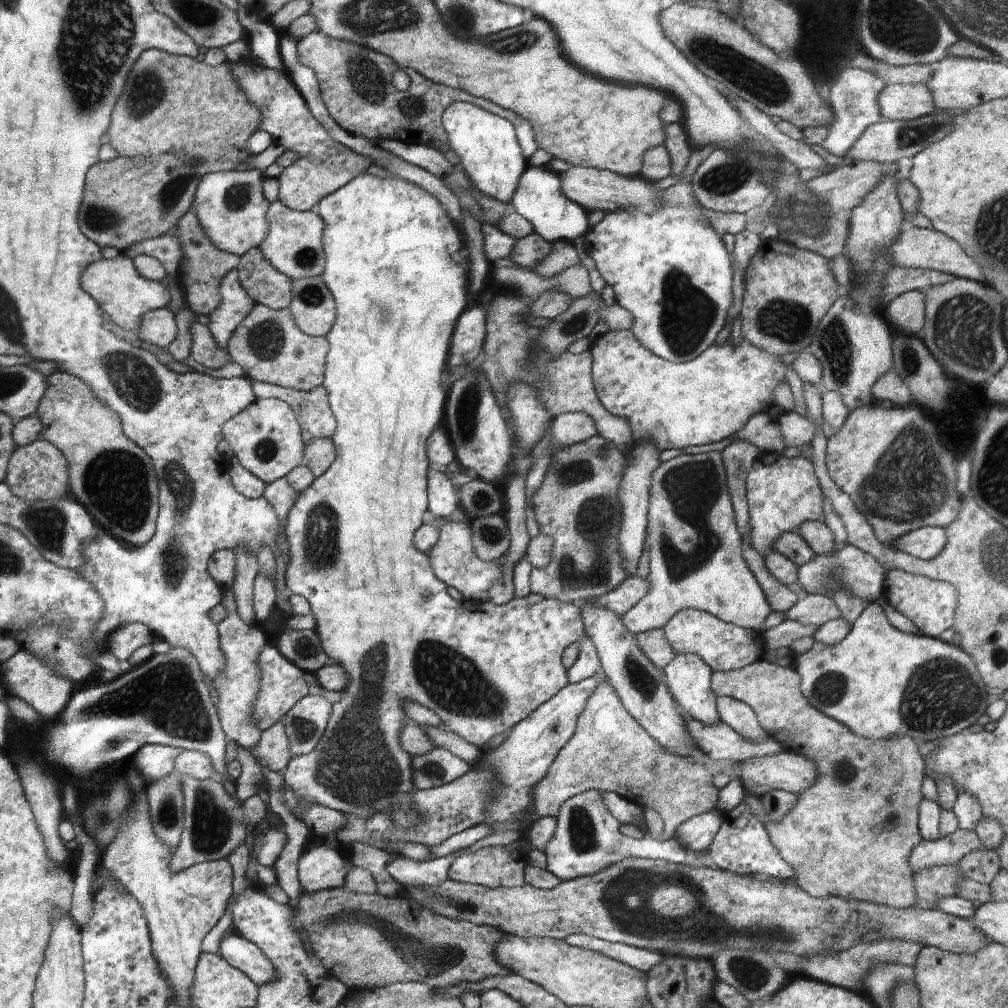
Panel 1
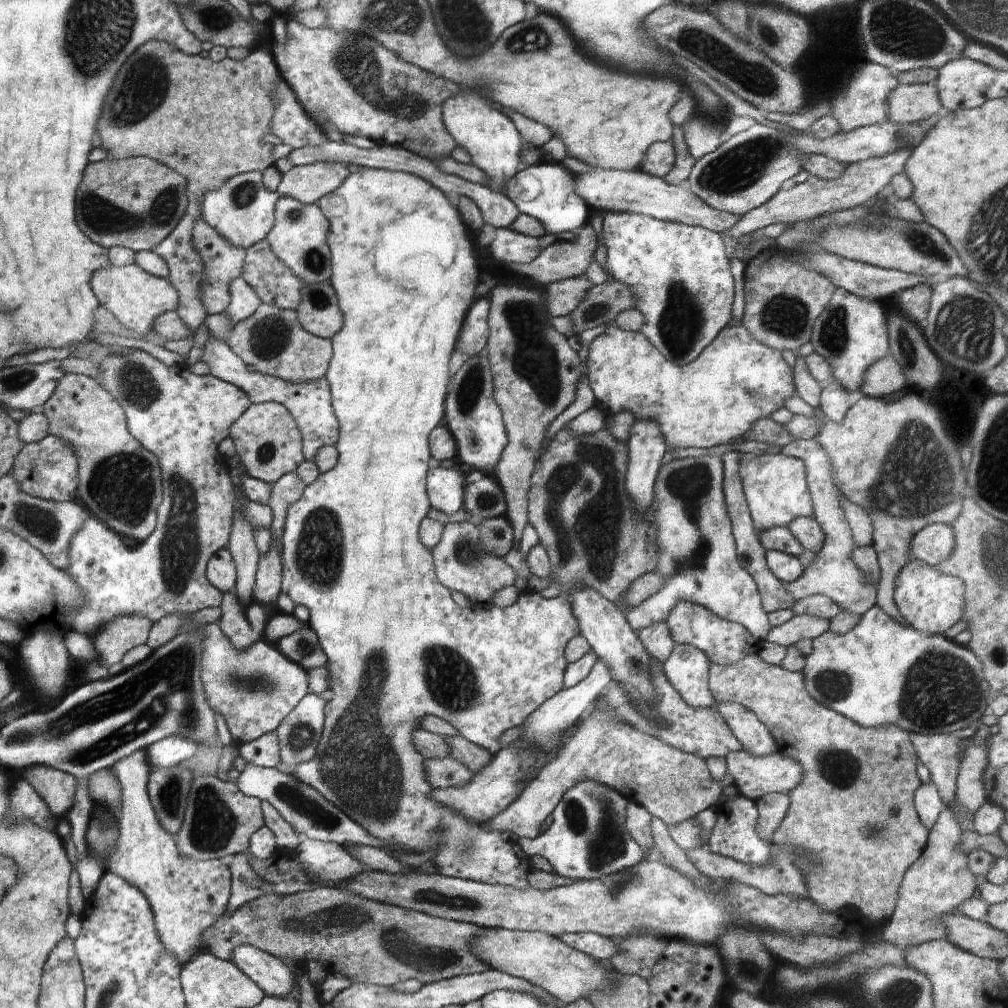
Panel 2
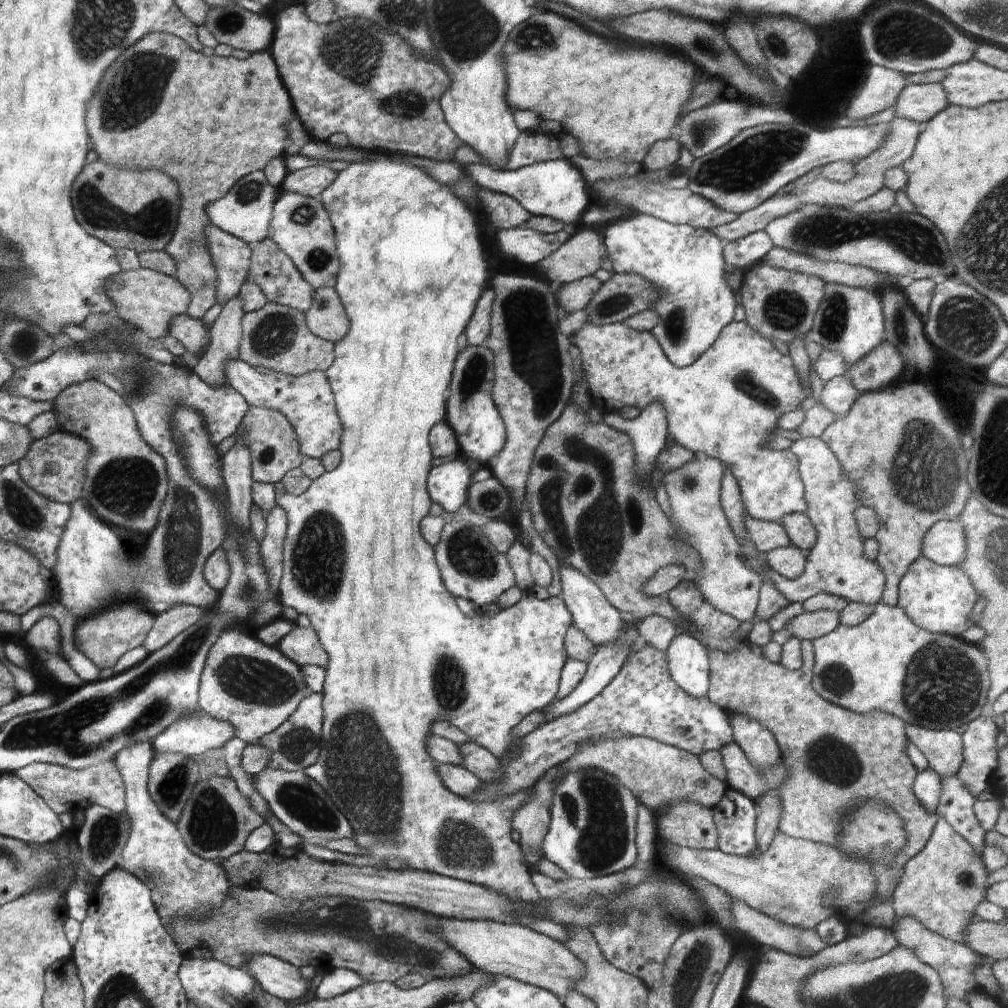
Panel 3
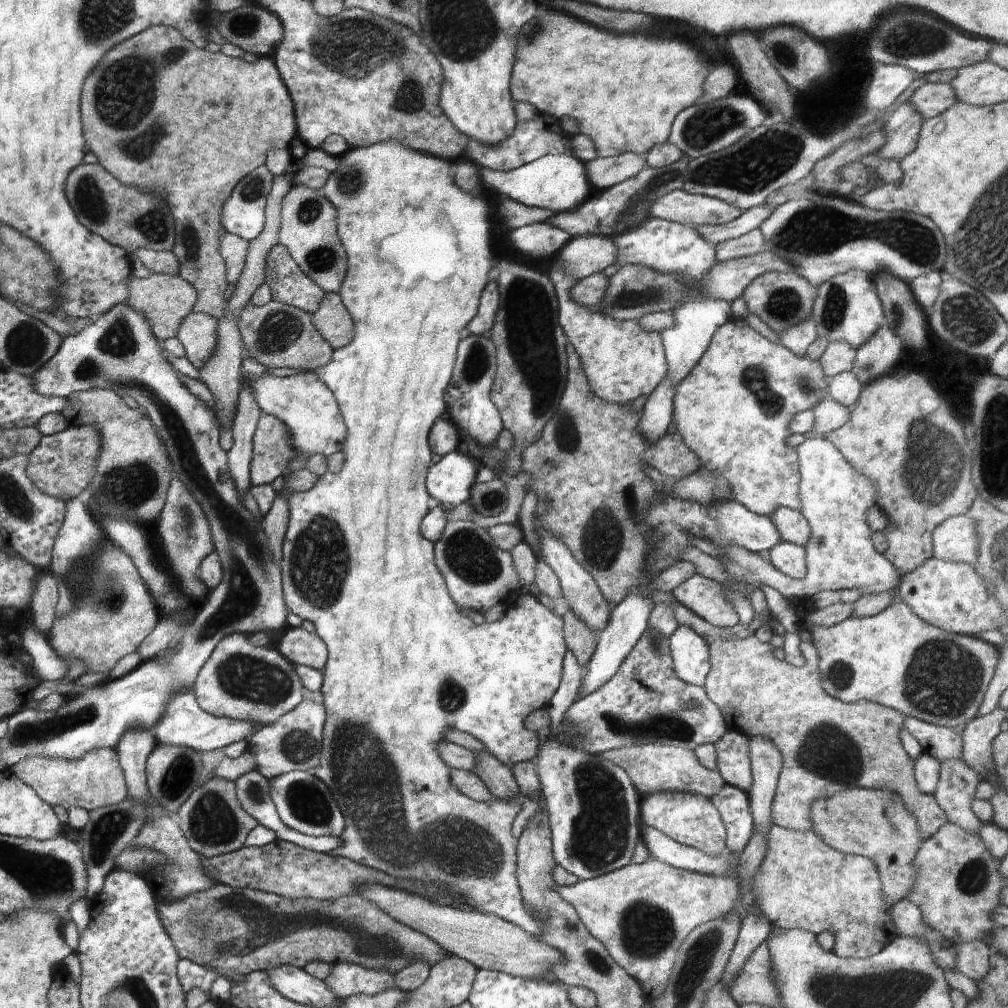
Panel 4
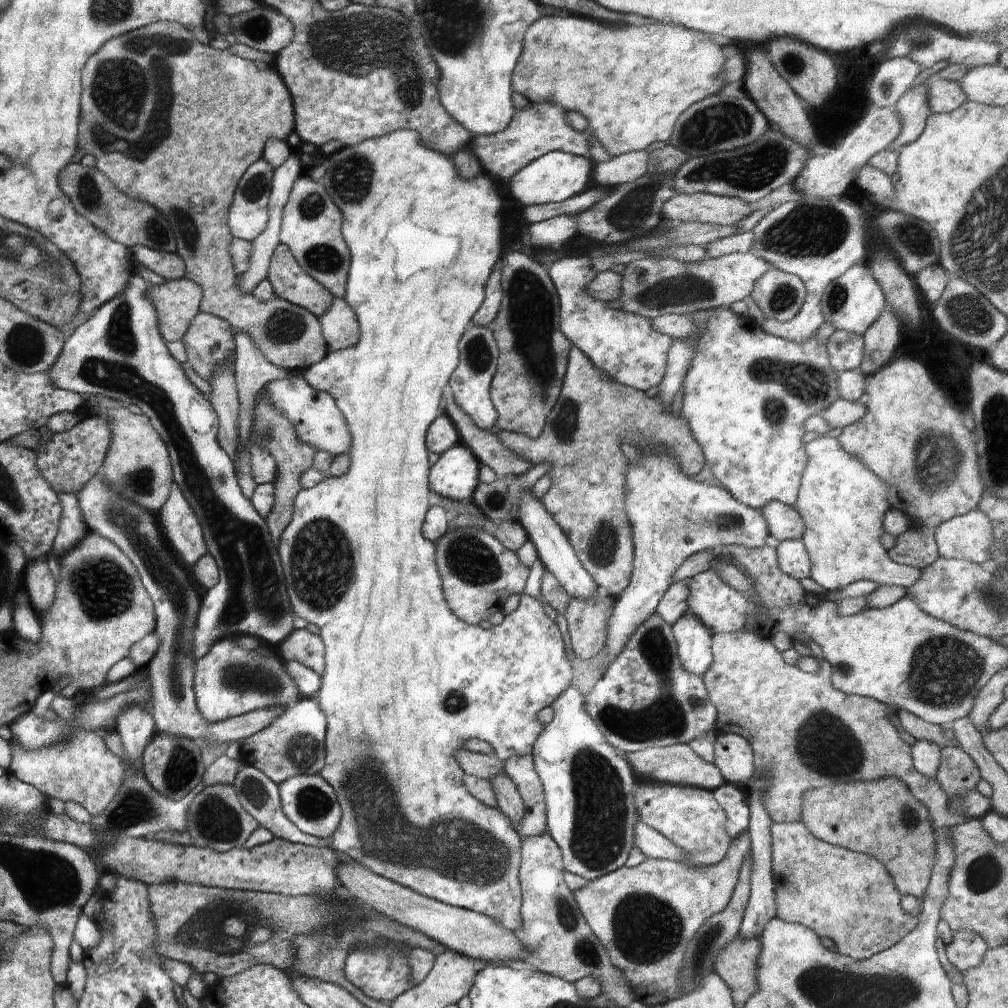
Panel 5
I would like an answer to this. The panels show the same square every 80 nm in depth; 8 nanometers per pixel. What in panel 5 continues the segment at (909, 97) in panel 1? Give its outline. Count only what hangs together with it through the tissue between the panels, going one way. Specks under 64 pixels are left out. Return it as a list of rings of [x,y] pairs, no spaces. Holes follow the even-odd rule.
[[[935,77],[928,82],[928,102],[933,113],[947,113],[956,110],[968,101],[961,84]]]

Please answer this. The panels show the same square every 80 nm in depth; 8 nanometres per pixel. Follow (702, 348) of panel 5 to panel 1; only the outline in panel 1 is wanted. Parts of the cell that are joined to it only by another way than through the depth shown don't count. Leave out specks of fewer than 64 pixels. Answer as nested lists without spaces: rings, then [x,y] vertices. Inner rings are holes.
[[[629,329],[610,330],[593,342],[589,351],[593,356],[593,390],[602,406],[611,415],[622,417],[630,423],[634,441],[651,440],[662,451],[720,442],[723,438],[730,437],[752,415],[765,412],[766,408],[774,405],[774,391],[785,382],[787,370],[780,357],[756,348],[744,338],[738,346],[734,346],[728,337],[722,344],[711,344],[695,359],[673,362],[655,355],[648,347],[643,347]],[[776,453],[761,454],[759,461],[747,470],[745,485],[750,517],[749,541],[751,547],[762,554],[772,550],[771,544],[782,533],[797,530],[806,521],[823,522],[823,492],[810,459]]]

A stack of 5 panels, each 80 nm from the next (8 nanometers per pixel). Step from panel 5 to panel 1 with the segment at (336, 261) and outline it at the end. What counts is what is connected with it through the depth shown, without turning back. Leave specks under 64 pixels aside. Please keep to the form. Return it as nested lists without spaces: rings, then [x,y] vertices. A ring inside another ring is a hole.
[[[276,199],[268,210],[269,234],[261,251],[264,256],[282,274],[293,281],[306,277],[320,277],[325,269],[325,254],[323,249],[323,230],[325,227],[322,217],[317,212],[297,211]]]

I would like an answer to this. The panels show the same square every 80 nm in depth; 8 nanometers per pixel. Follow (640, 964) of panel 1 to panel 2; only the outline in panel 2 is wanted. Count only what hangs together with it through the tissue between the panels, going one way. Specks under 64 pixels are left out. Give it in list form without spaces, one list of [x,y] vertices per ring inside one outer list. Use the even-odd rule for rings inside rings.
[[[562,933],[557,936],[564,944],[595,957],[600,961],[609,960],[617,953],[617,944],[614,940],[594,933]]]

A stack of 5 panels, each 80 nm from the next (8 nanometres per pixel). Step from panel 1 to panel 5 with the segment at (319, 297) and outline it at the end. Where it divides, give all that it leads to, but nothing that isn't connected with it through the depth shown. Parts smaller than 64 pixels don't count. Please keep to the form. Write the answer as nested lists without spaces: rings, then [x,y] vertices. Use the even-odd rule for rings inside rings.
[[[333,298],[329,311],[318,320],[330,351],[353,347],[359,341],[358,319],[344,299]]]

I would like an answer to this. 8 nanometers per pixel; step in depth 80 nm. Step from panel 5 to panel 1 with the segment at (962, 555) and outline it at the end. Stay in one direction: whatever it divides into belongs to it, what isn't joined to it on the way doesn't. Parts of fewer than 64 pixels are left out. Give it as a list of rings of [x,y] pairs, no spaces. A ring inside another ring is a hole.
[[[922,527],[895,540],[895,548],[903,553],[932,560],[946,546],[947,536],[944,527]]]

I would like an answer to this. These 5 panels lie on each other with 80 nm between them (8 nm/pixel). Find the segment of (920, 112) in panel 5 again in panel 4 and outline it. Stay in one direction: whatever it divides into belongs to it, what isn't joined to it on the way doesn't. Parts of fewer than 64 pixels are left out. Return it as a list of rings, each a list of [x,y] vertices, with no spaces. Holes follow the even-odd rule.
[[[910,101],[893,108],[885,118],[886,144],[874,155],[898,161],[904,158],[916,148],[919,130],[924,120],[925,118]]]

